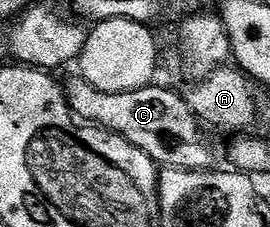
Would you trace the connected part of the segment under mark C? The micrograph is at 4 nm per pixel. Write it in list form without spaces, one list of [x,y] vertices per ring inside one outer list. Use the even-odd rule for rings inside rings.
[[[75,77],[65,80],[64,90],[71,111],[79,120],[90,125],[97,125],[123,135],[132,145],[136,145],[159,168],[175,167],[189,171],[209,171],[215,166],[214,147],[206,140],[203,124],[193,109],[186,104],[181,94],[169,91],[166,87],[151,85],[121,91],[104,93],[96,89],[86,79]]]

